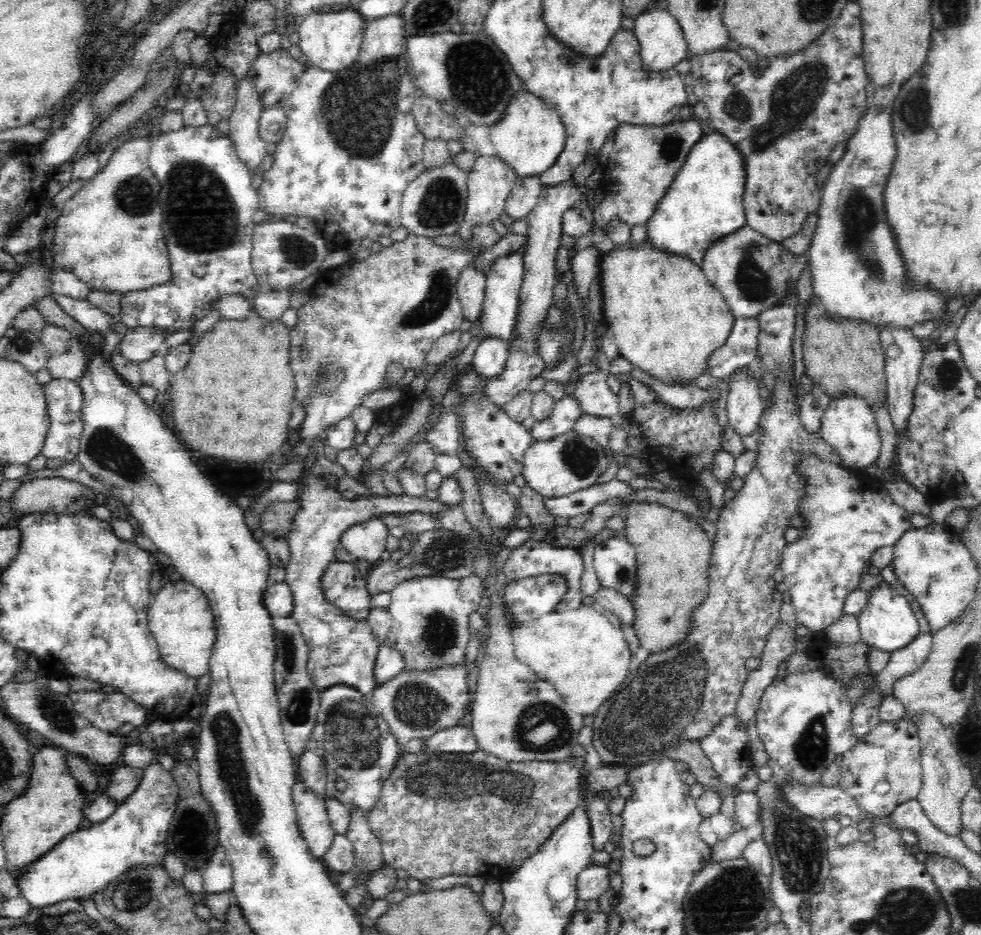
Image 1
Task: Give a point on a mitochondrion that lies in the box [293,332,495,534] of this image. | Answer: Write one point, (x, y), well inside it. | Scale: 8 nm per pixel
(325, 373)

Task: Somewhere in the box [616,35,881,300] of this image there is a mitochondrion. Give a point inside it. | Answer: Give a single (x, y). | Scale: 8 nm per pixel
(792, 99)

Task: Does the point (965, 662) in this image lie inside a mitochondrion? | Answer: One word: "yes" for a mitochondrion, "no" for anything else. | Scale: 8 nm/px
yes

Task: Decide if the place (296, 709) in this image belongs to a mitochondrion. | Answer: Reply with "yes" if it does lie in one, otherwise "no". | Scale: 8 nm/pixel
yes

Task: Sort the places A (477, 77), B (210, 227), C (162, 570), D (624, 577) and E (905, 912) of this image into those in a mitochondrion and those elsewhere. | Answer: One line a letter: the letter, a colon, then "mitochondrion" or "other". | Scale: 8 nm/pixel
A: mitochondrion
B: mitochondrion
C: other
D: mitochondrion
E: mitochondrion

